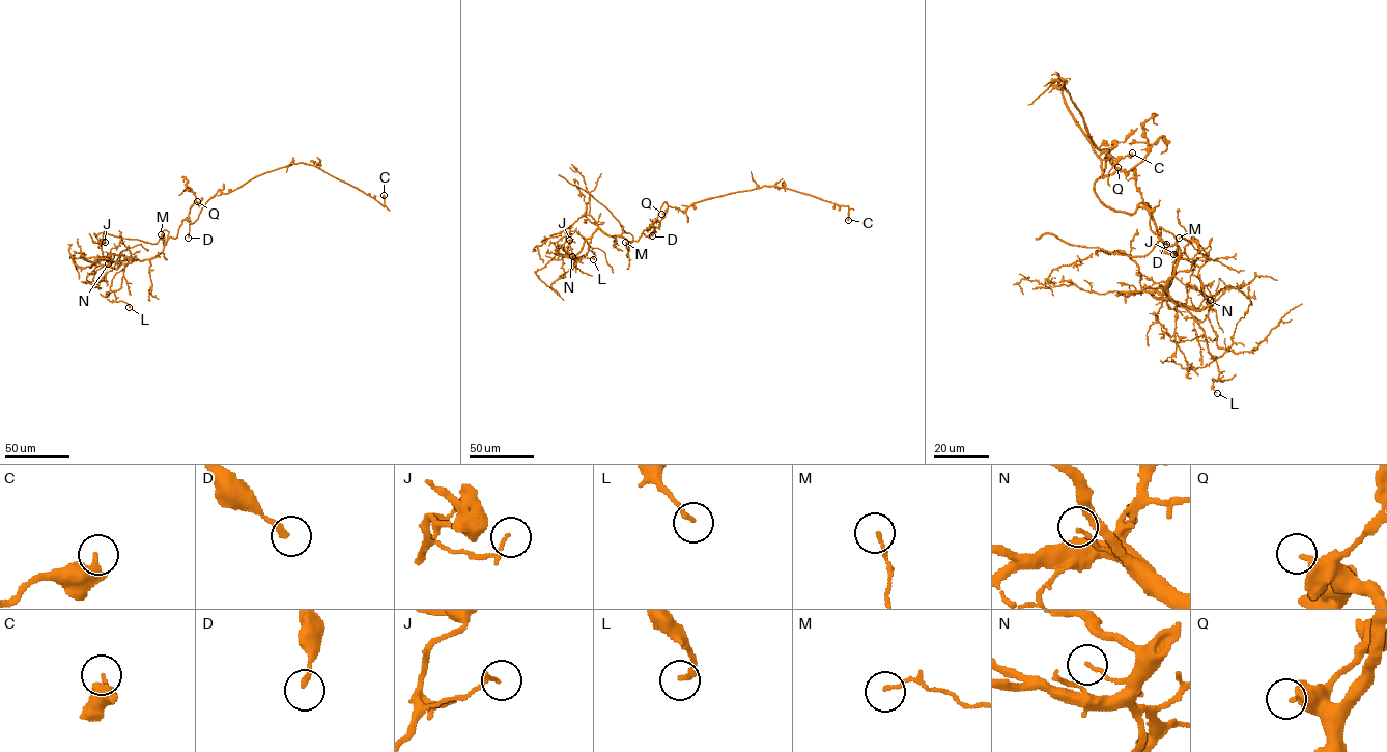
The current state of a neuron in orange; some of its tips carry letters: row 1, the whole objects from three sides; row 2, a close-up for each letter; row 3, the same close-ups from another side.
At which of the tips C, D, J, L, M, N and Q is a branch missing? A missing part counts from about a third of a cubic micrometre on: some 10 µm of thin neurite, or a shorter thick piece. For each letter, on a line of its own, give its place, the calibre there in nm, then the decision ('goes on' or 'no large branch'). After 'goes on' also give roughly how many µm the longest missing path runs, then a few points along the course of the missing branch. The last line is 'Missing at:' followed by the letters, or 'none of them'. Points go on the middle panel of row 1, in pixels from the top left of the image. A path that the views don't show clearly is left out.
C: at (848, 220); 440 nm thick; no large branch
D: at (652, 235); 200 nm thick; no large branch
J: at (569, 240); 110 nm thick; no large branch
L: at (593, 259); 180 nm thick; no large branch
M: at (625, 242); 120 nm thick; no large branch
N: at (572, 256); 120 nm thick; no large branch
Q: at (661, 214); 320 nm thick; no large branch
Missing at: none of them

